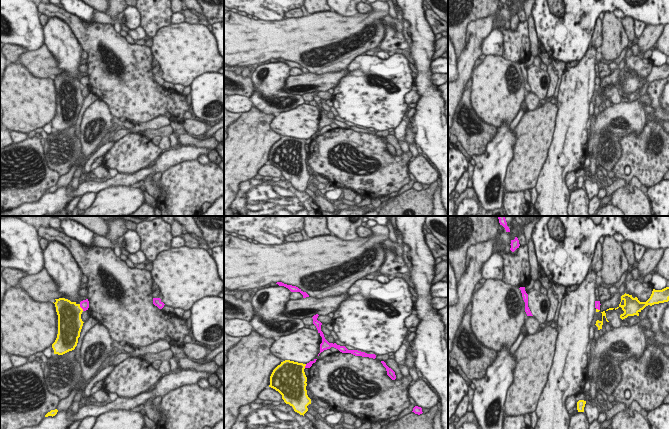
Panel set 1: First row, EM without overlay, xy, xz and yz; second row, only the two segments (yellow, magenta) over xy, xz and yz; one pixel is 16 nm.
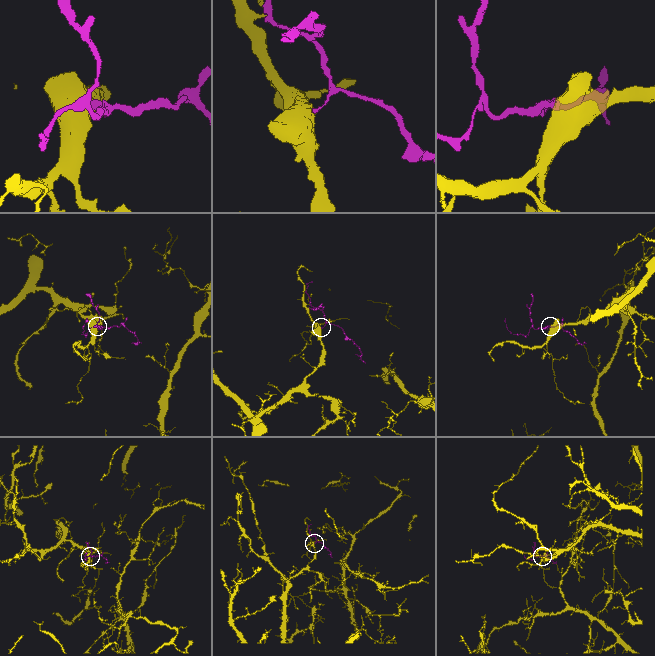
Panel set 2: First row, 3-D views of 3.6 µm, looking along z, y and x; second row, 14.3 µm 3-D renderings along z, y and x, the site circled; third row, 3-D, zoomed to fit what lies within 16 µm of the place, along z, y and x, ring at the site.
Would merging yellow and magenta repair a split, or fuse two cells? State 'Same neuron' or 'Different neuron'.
Different neuron

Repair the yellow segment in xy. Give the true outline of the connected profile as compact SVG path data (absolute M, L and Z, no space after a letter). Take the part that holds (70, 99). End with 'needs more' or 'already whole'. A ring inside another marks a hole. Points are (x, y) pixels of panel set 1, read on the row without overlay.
M65 74L55 75L58 91L58 110L52 120L54 130L63 131L75 125L83 102L81 90L83 85L80 80Z; already whole

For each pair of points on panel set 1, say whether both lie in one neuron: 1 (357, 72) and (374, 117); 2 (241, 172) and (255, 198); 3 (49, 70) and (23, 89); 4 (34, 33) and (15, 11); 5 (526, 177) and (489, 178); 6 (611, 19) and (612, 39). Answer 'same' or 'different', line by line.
1: same
2: different
3: different
4: same
5: different
6: same

